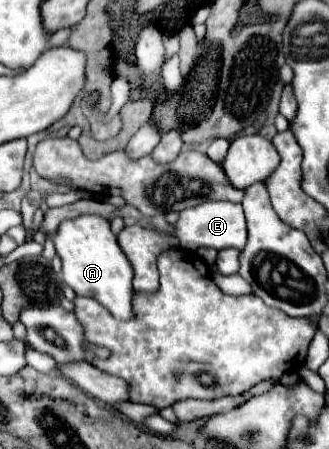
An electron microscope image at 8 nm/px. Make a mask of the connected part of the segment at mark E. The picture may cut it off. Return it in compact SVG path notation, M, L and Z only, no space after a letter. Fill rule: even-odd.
M207 201L189 209L183 209L179 213L179 219L175 223L175 237L179 237L179 243L187 251L195 251L199 247L211 247L211 249L225 249L235 247L243 249L247 231L245 231L245 215L243 207L239 203L227 203L227 201Z

